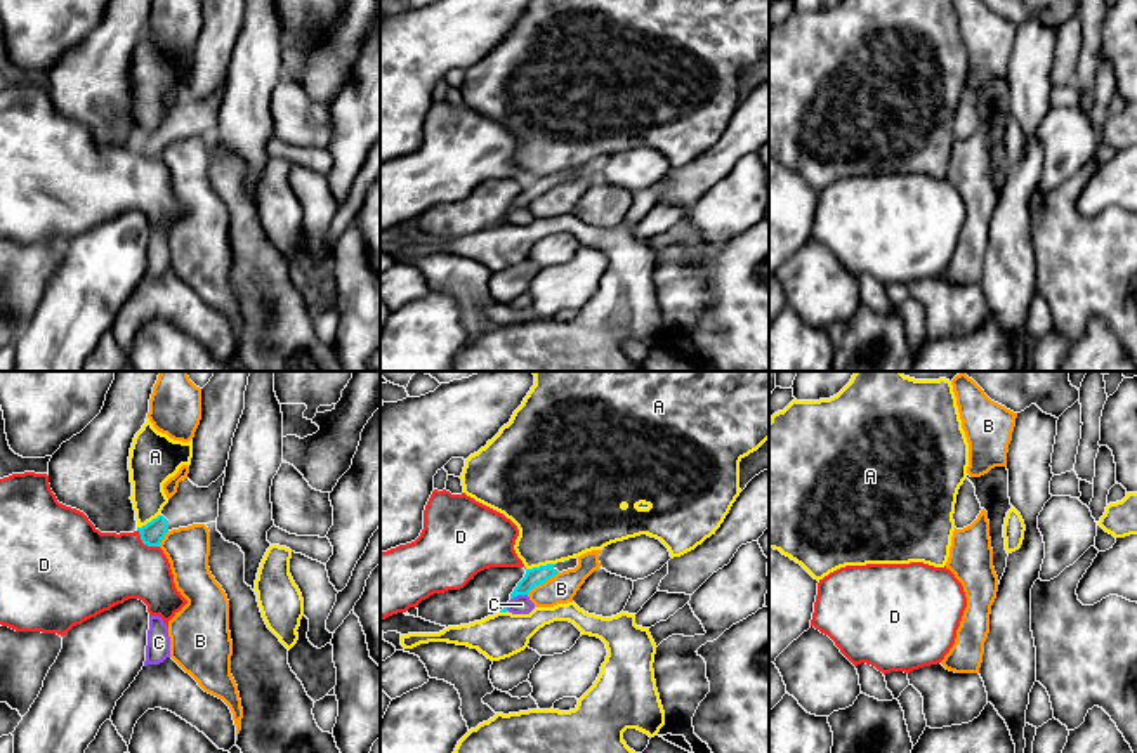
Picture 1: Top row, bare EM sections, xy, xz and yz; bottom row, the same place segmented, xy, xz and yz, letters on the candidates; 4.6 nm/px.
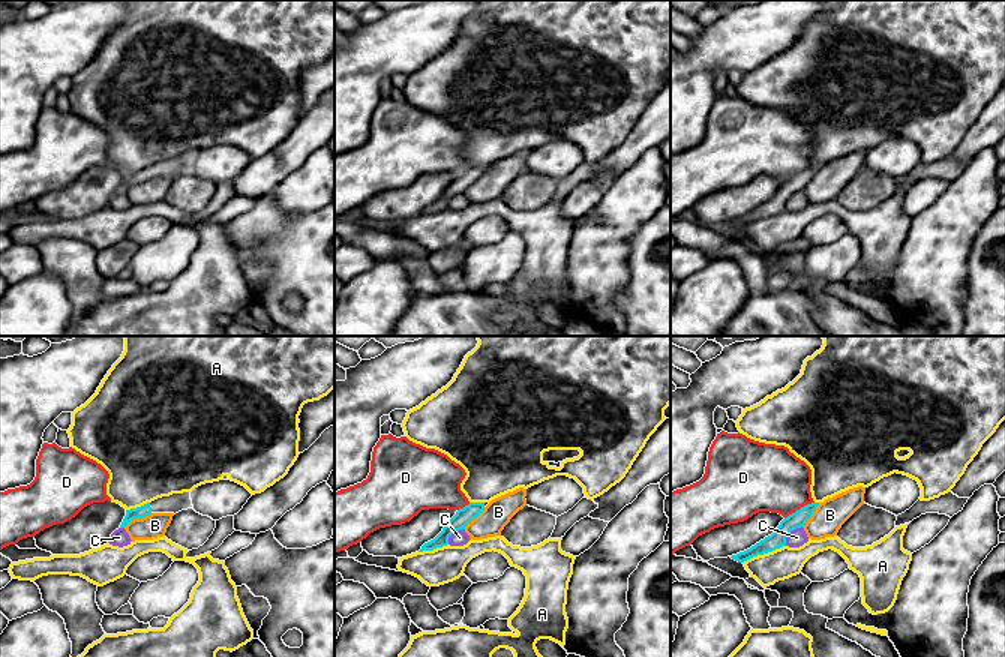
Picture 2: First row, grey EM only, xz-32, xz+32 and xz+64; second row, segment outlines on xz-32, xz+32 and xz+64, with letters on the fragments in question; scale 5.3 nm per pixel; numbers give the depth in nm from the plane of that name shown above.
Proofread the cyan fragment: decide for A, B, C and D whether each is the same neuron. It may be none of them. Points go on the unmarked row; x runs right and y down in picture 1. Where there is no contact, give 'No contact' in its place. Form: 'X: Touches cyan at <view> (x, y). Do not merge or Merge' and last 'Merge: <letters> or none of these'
A: Touches cyan at xz (540, 177). Do not merge
B: Touches cyan at xz (542, 193). Do not merge
C: Touches cyan at xz (518, 205). Do not merge
D: Touches cyan at xy (144, 155). Do not merge
Merge: none of these

